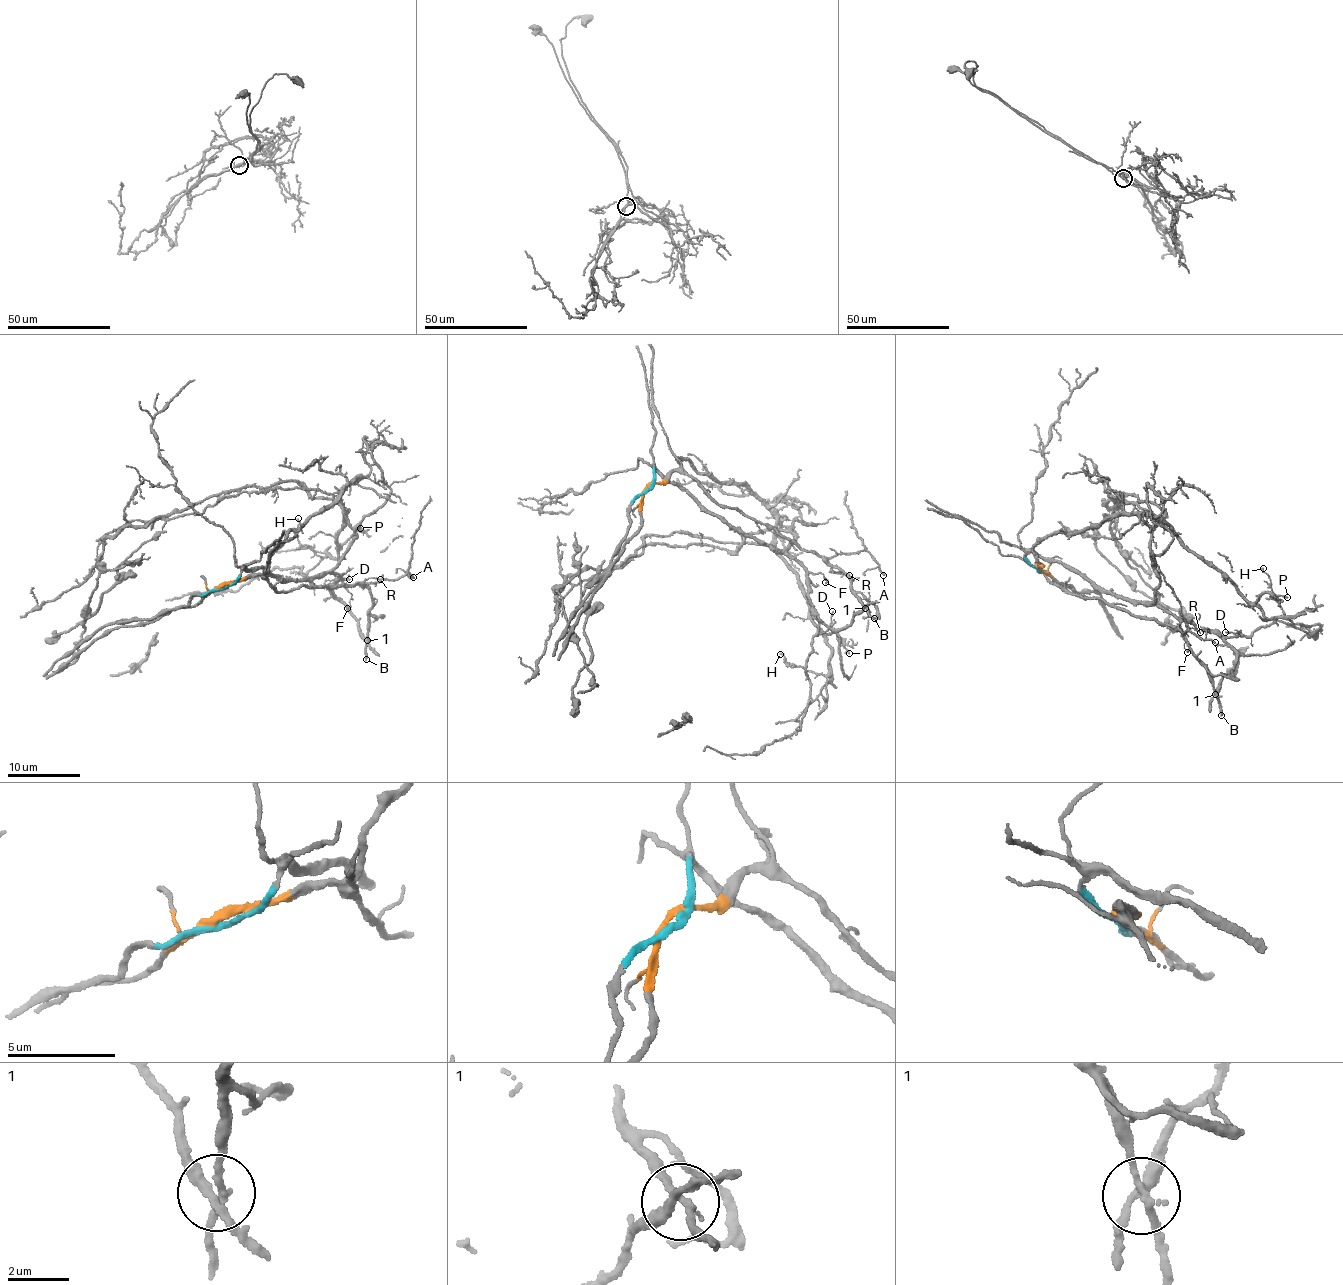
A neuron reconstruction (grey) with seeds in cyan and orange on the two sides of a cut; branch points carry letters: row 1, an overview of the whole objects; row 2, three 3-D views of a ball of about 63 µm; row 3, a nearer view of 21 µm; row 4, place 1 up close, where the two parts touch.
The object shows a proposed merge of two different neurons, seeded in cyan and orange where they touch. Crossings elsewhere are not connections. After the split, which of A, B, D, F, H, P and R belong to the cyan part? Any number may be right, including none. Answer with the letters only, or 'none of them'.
D, F

